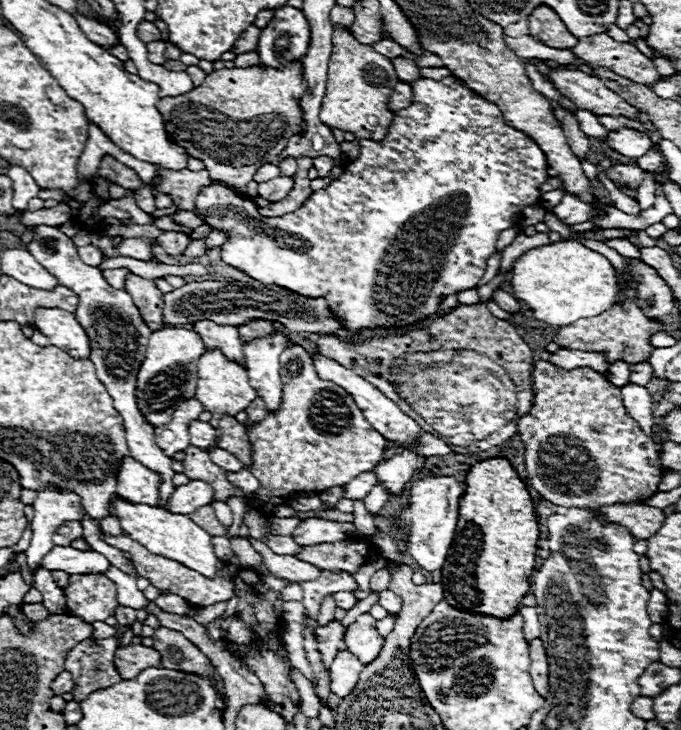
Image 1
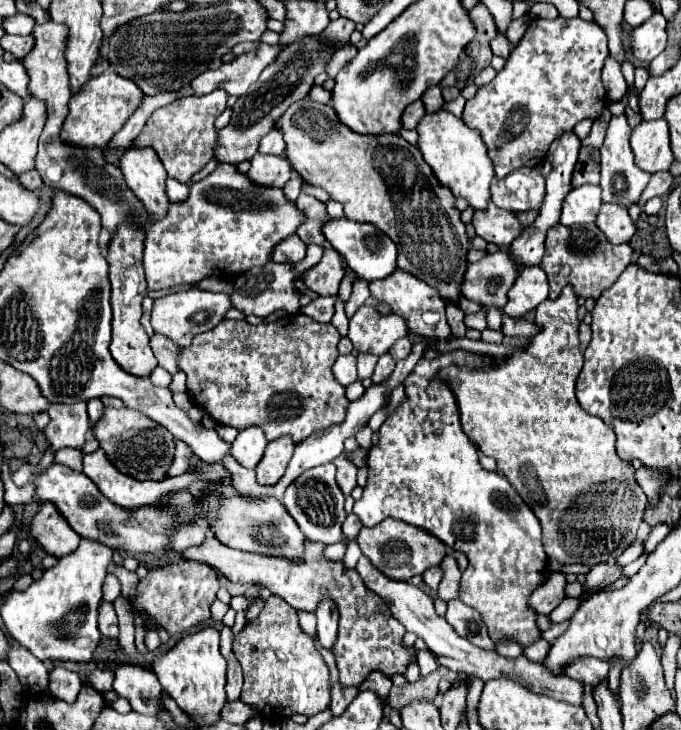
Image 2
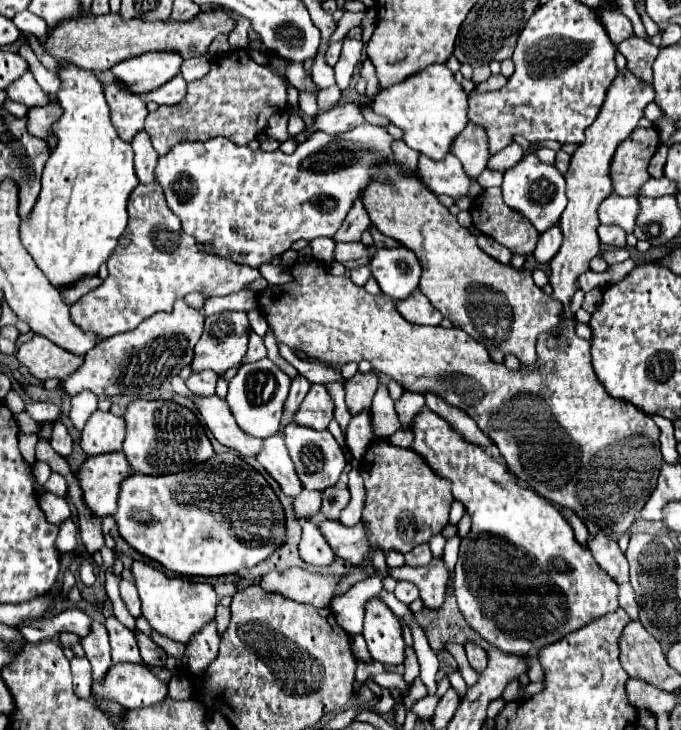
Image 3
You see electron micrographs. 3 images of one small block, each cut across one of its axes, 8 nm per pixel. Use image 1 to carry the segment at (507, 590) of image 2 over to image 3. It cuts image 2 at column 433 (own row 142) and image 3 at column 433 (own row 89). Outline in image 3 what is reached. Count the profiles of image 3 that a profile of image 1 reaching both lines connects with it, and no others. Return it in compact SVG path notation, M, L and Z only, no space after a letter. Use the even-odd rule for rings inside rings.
M422 408L420 414L418 414L416 420L414 420L412 430L414 430L414 444L412 444L412 450L416 450L438 474L442 474L442 476L446 476L446 478L452 480L452 494L454 494L454 498L458 498L458 500L466 506L466 510L470 512L470 516L472 516L472 530L468 532L468 536L466 536L466 538L462 540L462 544L460 544L460 556L458 556L458 562L456 562L456 570L454 570L454 578L452 578L452 580L454 580L454 582L452 582L452 588L454 588L454 594L456 594L460 612L464 614L466 622L468 622L486 642L490 642L492 646L496 646L496 648L500 648L502 652L508 652L508 654L536 654L542 646L554 644L554 642L562 640L566 634L570 634L570 632L574 632L574 630L578 630L578 628L582 628L582 626L594 622L596 618L600 618L600 616L604 616L604 614L612 614L612 610L618 610L618 584L614 582L614 578L612 578L608 572L604 572L604 570L598 566L598 562L594 560L590 548L584 546L584 544L580 544L580 542L574 538L572 526L570 526L570 524L566 522L566 518L560 514L558 506L554 506L550 500L538 496L534 490L518 486L518 484L514 482L516 476L514 476L506 466L502 466L502 464L498 464L496 460L492 460L482 448L464 442L462 436L460 436L458 432L454 432L454 430L450 428L450 424L448 424L446 420L442 420L438 414L434 414L432 410Z

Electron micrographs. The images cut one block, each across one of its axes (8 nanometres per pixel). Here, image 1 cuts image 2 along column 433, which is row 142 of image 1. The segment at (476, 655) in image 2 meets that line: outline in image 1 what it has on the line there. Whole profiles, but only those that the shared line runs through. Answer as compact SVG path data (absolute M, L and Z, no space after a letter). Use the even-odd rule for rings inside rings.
M620 128L620 130L608 132L608 136L604 140L604 146L622 154L622 156L628 156L628 158L636 160L636 158L644 156L646 150L650 146L654 146L654 142L646 134L642 134L634 128Z

